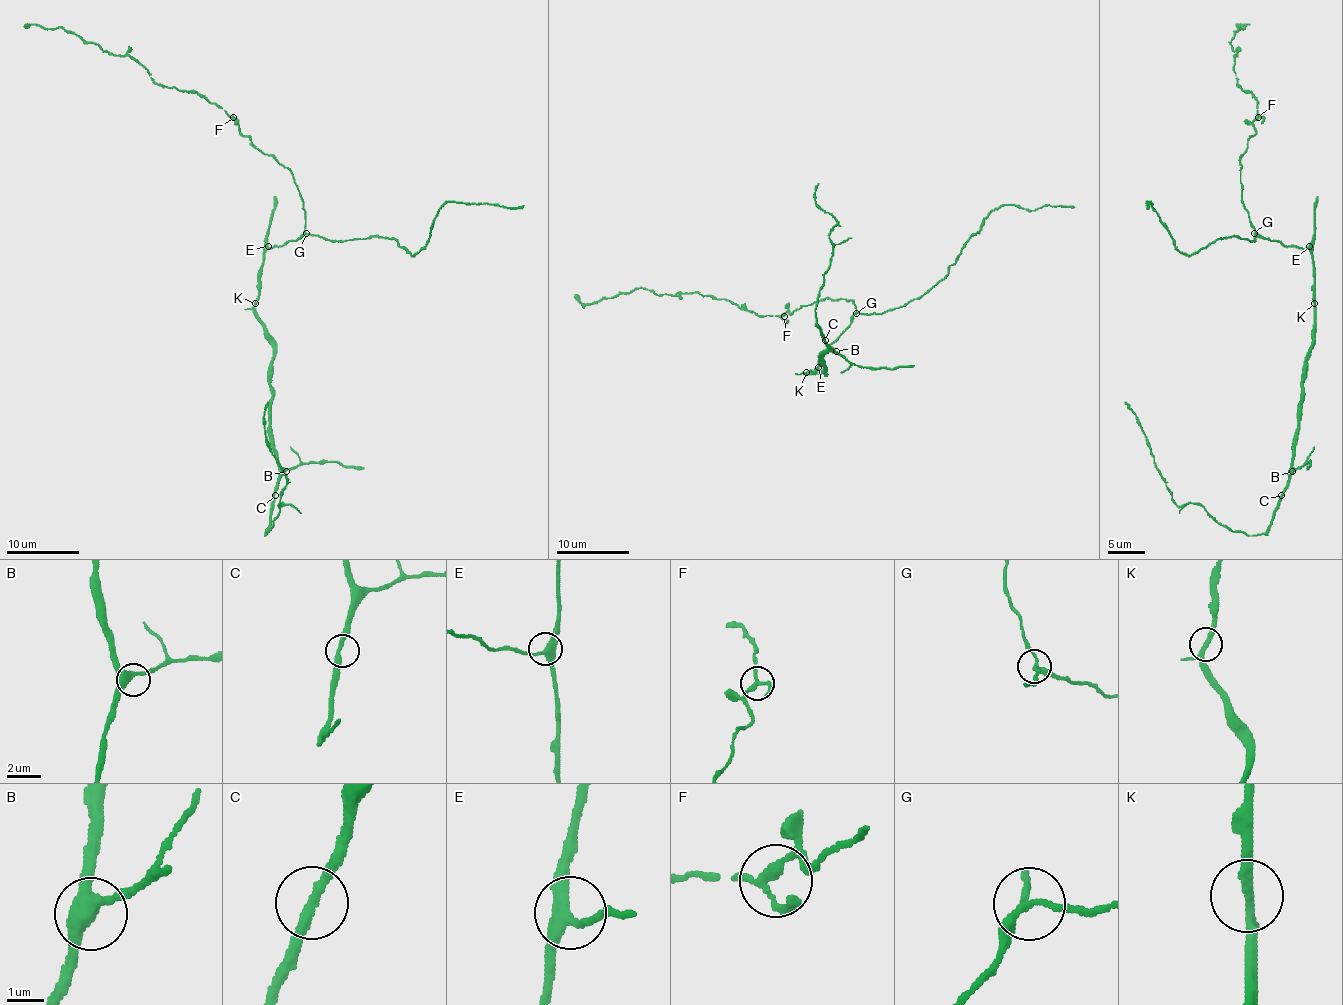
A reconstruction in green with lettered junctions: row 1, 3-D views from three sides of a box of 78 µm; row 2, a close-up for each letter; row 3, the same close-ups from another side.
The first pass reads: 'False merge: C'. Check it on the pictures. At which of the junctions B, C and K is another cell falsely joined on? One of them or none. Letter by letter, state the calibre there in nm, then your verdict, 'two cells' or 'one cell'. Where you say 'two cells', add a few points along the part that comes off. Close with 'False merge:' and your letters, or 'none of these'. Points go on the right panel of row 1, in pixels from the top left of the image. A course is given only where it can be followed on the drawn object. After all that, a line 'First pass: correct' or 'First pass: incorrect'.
B: calibre 360 nm; one cell
C: calibre 280 nm; one cell
K: calibre 220 nm; one cell
False merge: none of these
First pass: incorrect

